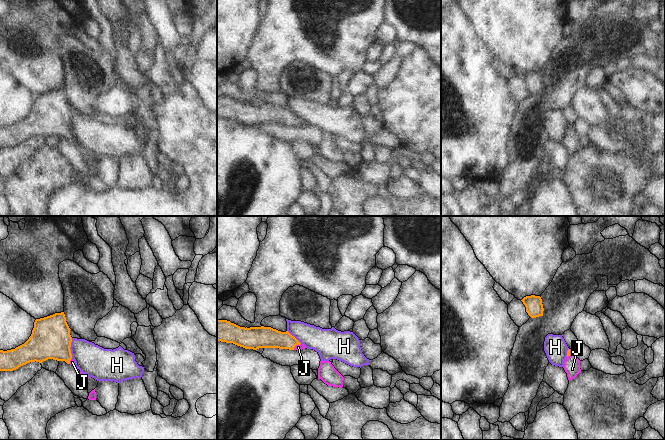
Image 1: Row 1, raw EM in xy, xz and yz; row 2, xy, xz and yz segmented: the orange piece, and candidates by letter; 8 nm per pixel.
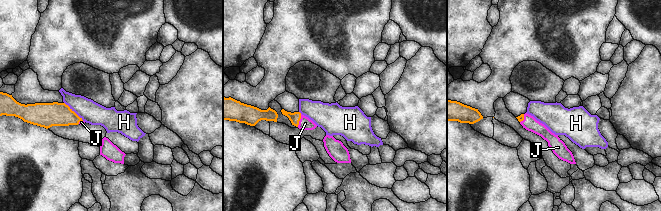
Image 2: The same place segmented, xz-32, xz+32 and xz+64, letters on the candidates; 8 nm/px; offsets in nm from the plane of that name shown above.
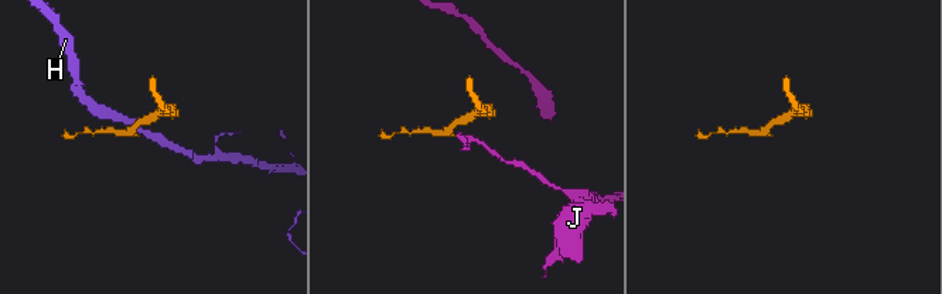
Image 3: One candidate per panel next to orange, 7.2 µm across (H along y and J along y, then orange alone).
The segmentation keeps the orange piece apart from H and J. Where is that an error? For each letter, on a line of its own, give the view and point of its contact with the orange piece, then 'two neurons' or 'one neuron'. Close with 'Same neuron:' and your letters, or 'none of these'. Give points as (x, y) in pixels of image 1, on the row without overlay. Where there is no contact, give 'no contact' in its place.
H: xy (69, 124) | two neurons
J: xz (296, 120) | one neuron
Same neuron: J

